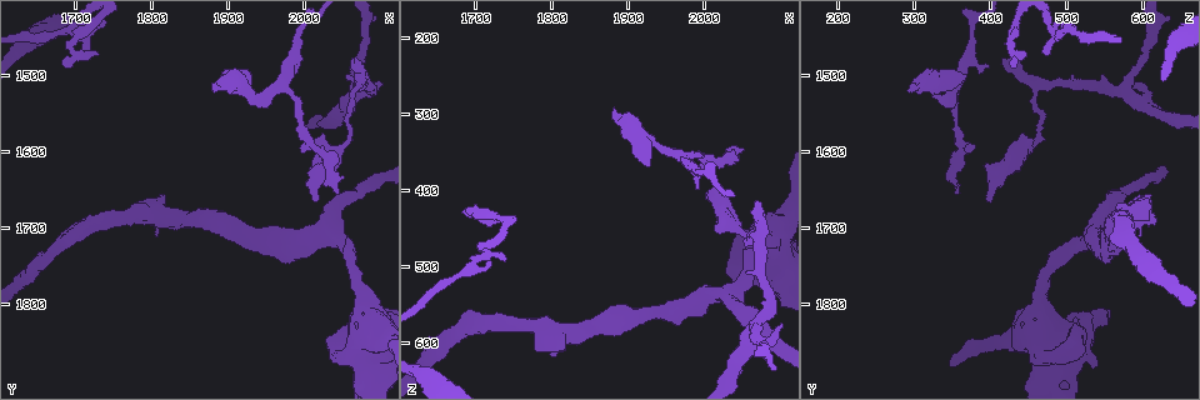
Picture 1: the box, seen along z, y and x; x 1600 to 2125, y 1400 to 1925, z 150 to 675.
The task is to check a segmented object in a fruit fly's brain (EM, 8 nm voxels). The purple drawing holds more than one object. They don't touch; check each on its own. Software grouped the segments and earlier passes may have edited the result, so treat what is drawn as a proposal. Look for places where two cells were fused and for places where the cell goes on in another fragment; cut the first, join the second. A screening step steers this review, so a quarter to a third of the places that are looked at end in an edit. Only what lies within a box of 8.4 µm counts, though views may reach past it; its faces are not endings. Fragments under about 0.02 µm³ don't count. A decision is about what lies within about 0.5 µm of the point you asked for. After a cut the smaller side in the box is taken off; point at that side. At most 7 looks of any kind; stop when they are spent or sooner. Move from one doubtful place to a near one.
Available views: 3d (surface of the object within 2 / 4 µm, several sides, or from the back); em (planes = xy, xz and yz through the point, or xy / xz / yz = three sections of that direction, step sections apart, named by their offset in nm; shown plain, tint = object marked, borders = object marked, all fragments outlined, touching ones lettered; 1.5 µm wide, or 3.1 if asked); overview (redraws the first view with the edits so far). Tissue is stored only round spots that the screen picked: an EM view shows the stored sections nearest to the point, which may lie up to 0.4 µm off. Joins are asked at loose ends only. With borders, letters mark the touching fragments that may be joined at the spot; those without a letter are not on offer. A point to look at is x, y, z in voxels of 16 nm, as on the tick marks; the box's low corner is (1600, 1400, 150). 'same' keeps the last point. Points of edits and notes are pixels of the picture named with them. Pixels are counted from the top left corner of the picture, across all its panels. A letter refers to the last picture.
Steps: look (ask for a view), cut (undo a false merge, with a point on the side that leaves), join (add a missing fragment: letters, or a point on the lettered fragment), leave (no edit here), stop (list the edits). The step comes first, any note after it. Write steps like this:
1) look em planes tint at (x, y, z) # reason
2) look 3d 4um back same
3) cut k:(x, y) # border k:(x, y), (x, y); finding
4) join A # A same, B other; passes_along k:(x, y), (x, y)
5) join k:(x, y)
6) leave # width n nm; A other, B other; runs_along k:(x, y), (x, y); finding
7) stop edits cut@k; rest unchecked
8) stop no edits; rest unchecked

look em planes borders at (1915, 1510, 335) # branch point

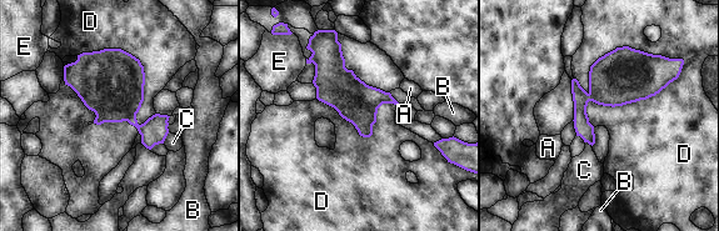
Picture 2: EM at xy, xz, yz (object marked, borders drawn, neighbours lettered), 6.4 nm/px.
leave # width 200 nm; A other, B other, C other, D other, E other; border 2:(76, 55), (155, 114); one cell here

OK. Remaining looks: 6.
look em planes borders at (2045, 1650, 360) # branch stops here

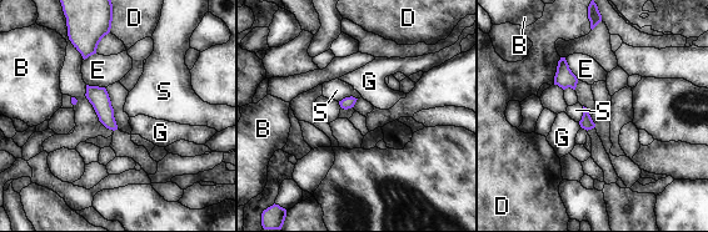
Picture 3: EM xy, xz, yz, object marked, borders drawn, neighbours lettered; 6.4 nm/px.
leave # longest_contact D 180 nm; B other, D other, E other, G other, S other; no lettered fragment goes on from it

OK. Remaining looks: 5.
look 3d 2um at (2065, 1480, 415) # tapers out

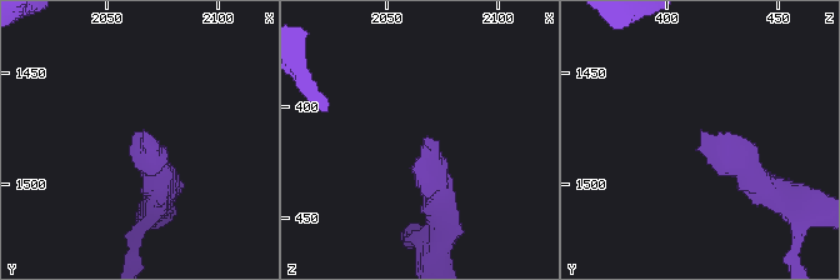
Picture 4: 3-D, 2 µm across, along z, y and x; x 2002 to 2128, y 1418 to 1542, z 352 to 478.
look em planes borders at (2067, 1475, 415) # need the tissue

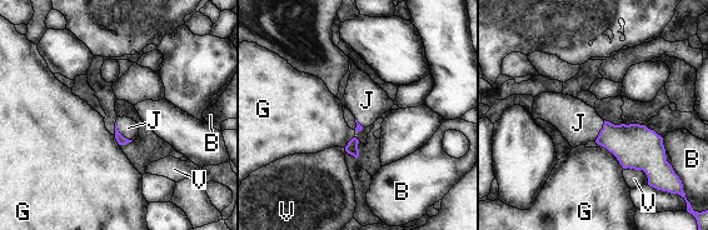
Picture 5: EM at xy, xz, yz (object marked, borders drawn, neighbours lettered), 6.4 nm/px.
join J # B other, G other, J same, V other; passes_along 5:(120, 139), (120, 134), (128, 128); it goes on there

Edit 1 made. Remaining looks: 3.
stop edits join@5; rest unchecked

